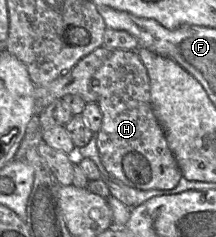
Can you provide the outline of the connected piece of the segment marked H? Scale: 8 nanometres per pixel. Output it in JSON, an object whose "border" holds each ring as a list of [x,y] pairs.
{"border":[[[98,47],[54,81],[36,86],[34,114],[39,115],[54,100],[68,94],[98,104],[102,124],[97,148],[111,180],[138,190],[169,190],[178,185],[183,175],[153,112],[150,80],[138,51]]]}

